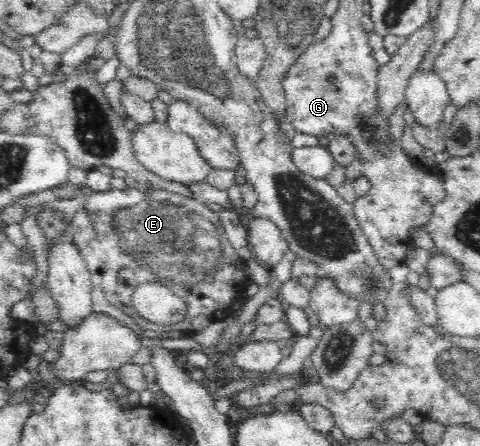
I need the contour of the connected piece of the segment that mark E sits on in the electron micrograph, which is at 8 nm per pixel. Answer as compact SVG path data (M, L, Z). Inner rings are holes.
M109 190L93 192L86 197L86 209L90 212L95 237L80 251L87 262L92 285L99 286L112 306L119 308L142 328L152 327L136 310L132 302L132 295L138 285L147 282L159 282L166 285L171 293L179 295L187 303L187 314L180 323L171 325L169 330L202 332L211 327L215 321L228 320L229 314L237 312L241 303L246 300L244 292L251 285L251 278L247 277L246 260L241 257L229 241L226 229L218 216L218 209L201 202L193 196L185 197L167 190L147 191L146 194L138 190ZM125 265L135 270L135 276L130 281L123 281L118 277L119 271Z

